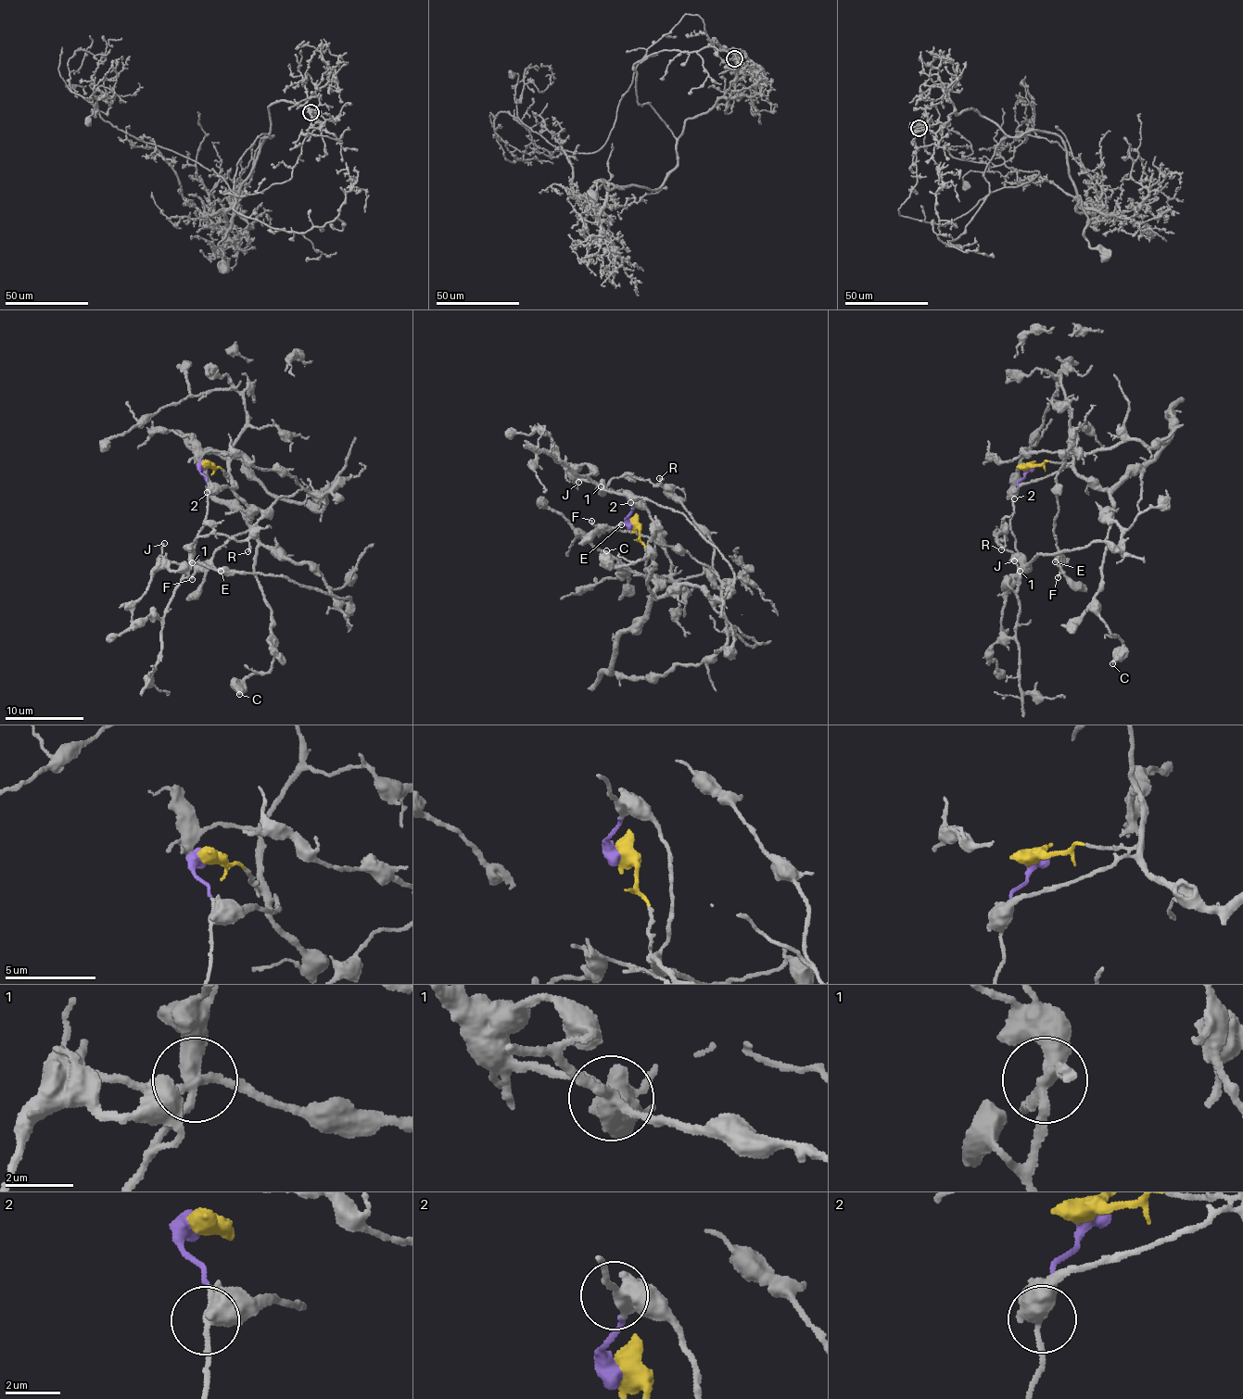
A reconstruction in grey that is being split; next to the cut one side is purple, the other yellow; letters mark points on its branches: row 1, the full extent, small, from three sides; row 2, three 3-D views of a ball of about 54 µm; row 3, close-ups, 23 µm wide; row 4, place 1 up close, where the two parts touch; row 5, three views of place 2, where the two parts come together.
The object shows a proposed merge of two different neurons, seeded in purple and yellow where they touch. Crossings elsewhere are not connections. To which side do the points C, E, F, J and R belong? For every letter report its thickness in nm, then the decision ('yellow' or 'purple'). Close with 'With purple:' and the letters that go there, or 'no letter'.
C: 440 nm thick; yellow
E: 180 nm thick; yellow
F: 200 nm thick; yellow
J: 130 nm thick; yellow
R: 180 nm thick; purple
With purple: R

